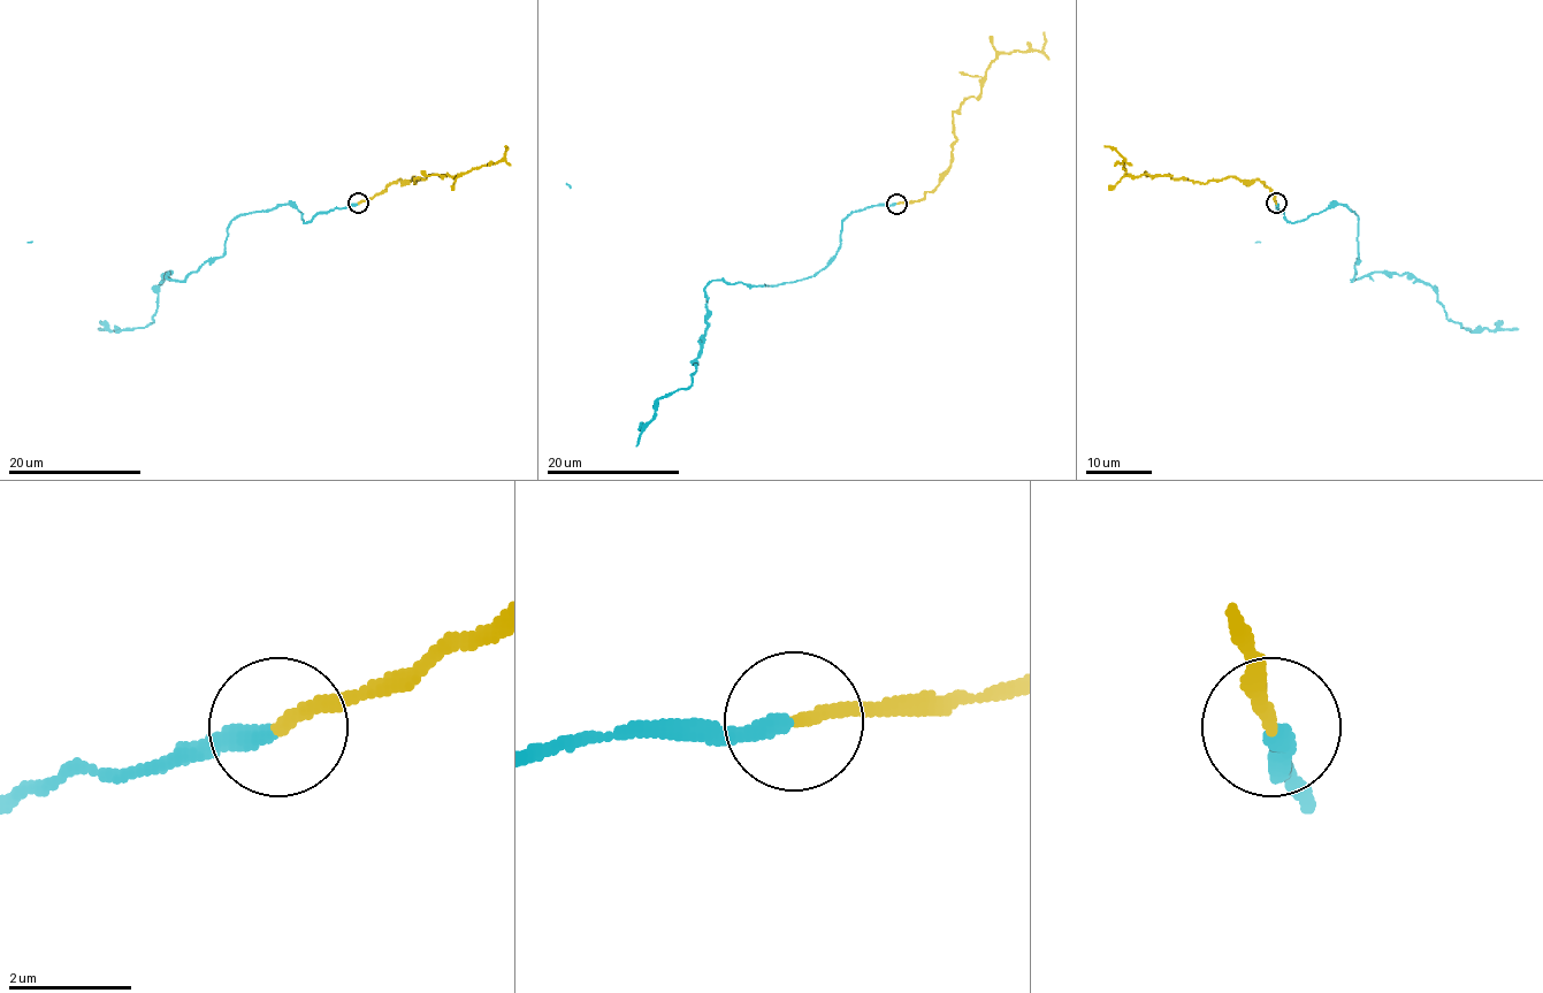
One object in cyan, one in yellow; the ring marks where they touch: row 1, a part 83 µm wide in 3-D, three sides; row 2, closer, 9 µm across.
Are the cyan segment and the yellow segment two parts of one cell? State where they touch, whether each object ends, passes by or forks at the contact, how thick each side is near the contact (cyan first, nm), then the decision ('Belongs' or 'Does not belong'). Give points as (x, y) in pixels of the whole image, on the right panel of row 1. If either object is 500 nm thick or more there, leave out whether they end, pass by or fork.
Place: (1276, 203). At the ring cyan ends. At the ring yellow ends. Thickness 300 nm (cyan) against 220 nm. Belongs

